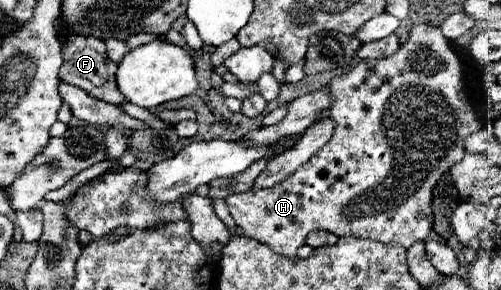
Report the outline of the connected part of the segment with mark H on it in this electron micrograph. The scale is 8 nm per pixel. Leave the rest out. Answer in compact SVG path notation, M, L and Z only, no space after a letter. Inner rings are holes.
M421 19L411 25L407 43L403 43L395 55L359 61L353 69L333 77L329 89L329 117L335 123L329 143L313 155L307 165L281 181L281 185L229 195L225 201L231 217L247 237L267 243L275 253L291 261L297 259L297 249L305 243L307 235L317 229L335 235L375 239L405 249L417 241L425 241L433 229L433 189L465 155L465 139L483 125L463 93L461 61L449 41L439 27Z

